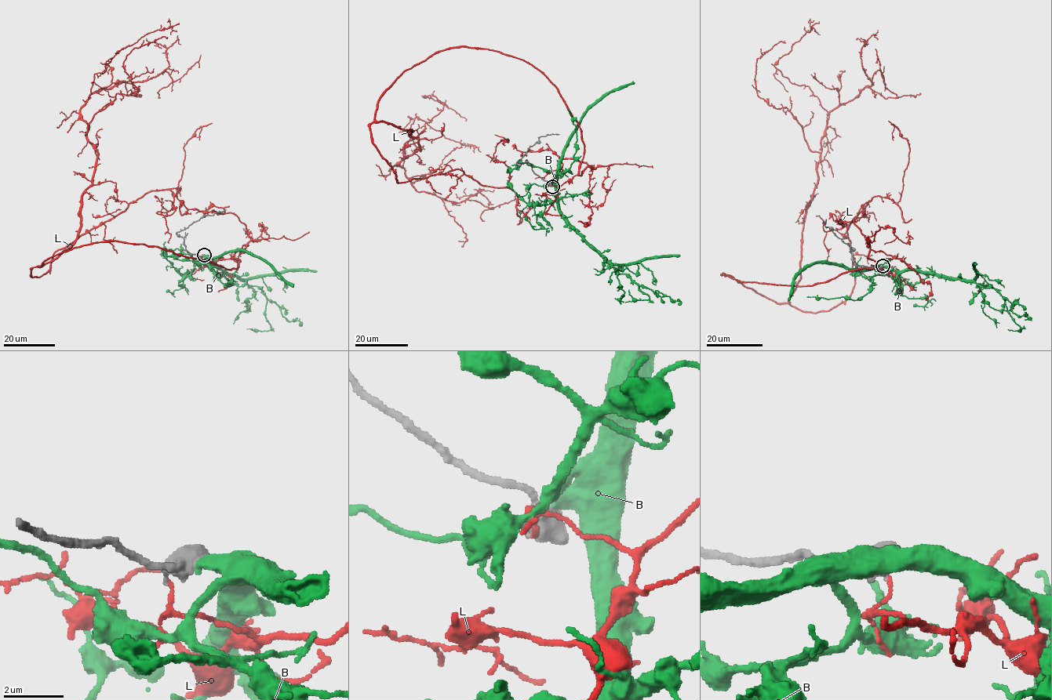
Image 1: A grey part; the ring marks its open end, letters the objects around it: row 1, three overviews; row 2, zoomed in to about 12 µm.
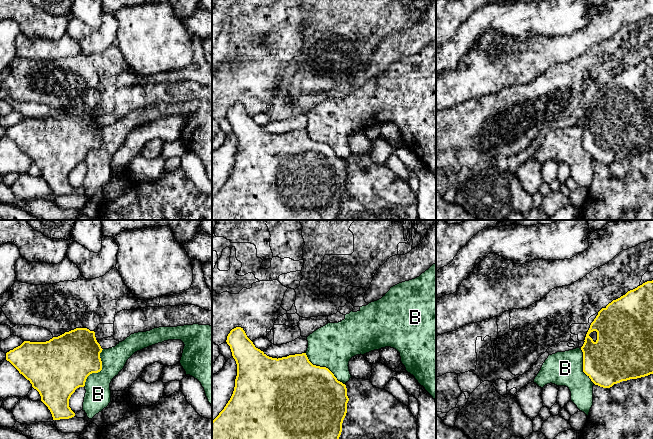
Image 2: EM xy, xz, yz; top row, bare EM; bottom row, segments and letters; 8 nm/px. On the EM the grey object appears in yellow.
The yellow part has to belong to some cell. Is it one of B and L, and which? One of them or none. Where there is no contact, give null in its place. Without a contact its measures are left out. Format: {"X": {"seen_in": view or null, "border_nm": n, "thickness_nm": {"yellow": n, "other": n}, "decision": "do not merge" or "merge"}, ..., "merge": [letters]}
{"B": {"seen_in": "xz", "border_nm": 400, "thickness_nm": {"yellow": 480, "other": 360}, "decision": "do not merge"}, "L": {"seen_in": null, "decision": "do not merge"}, "merge": []}

